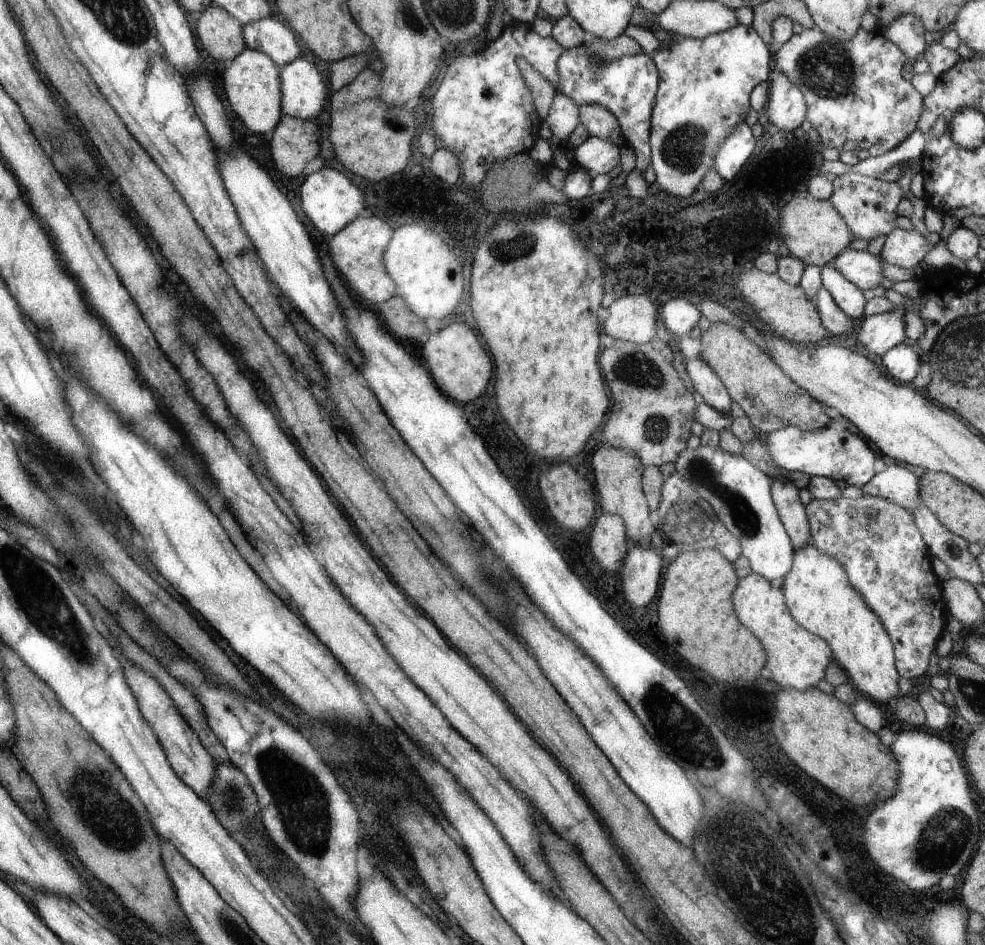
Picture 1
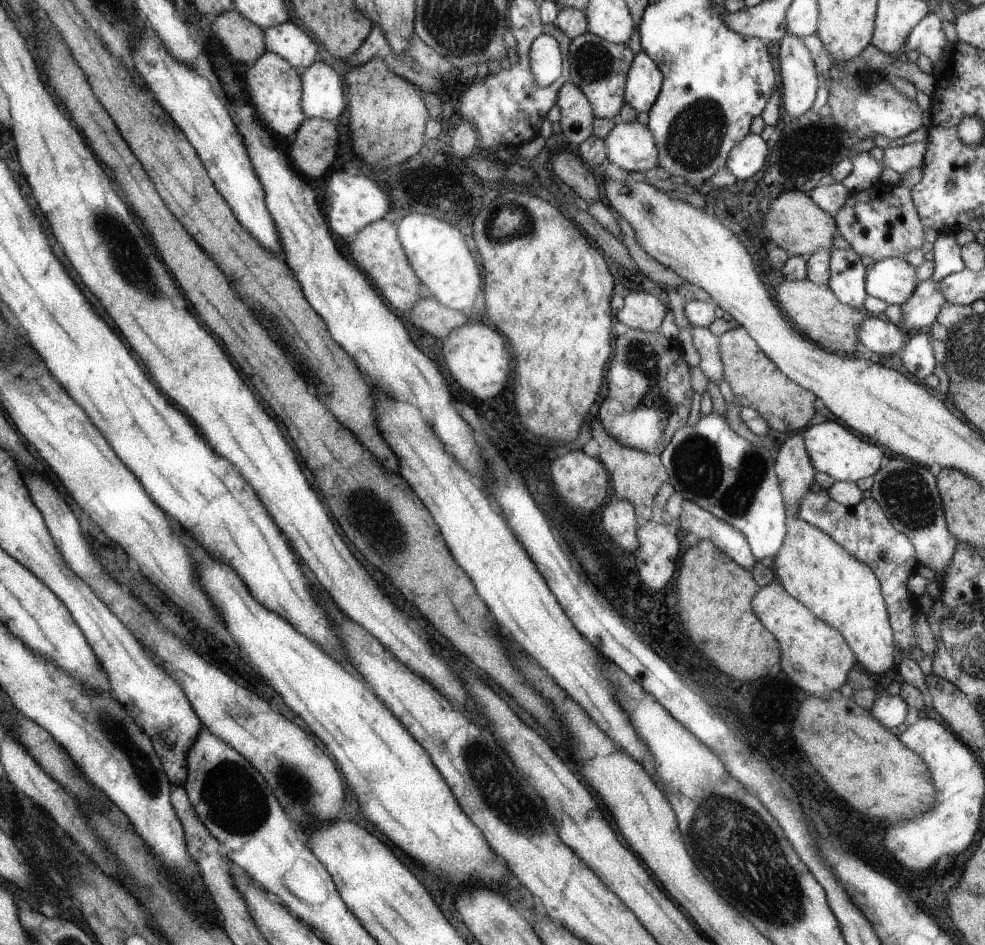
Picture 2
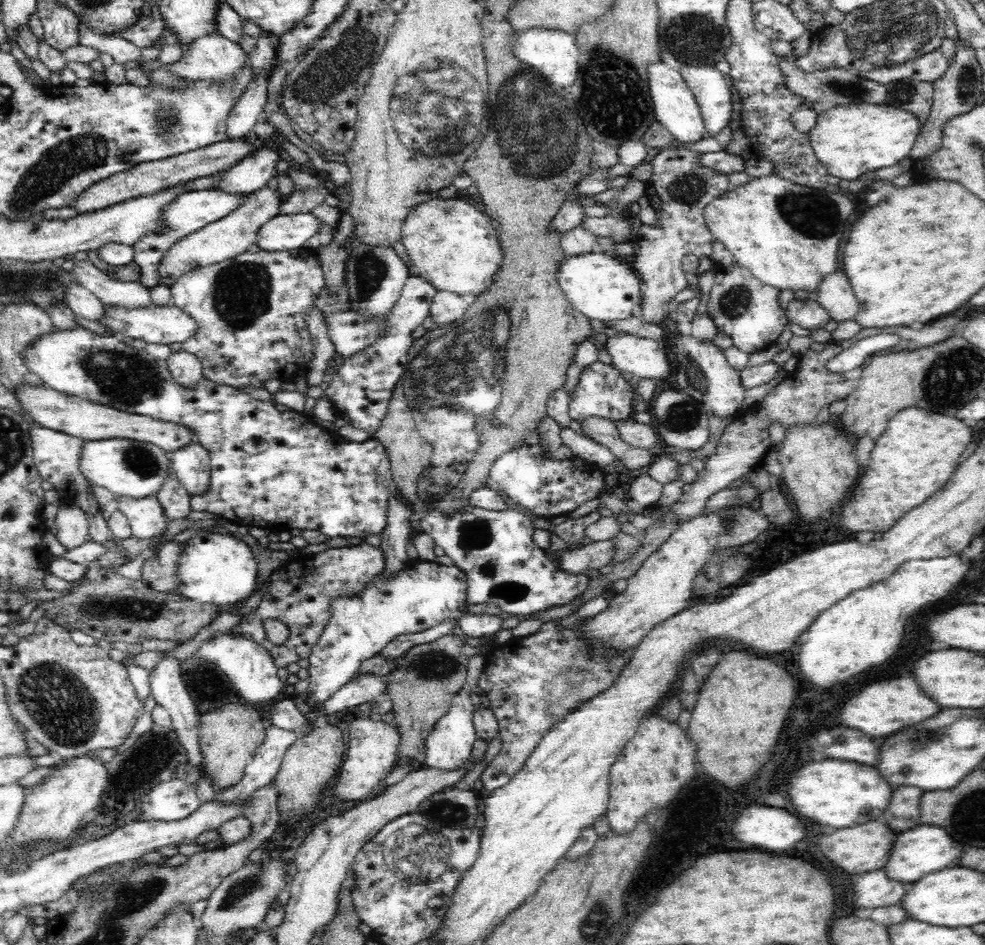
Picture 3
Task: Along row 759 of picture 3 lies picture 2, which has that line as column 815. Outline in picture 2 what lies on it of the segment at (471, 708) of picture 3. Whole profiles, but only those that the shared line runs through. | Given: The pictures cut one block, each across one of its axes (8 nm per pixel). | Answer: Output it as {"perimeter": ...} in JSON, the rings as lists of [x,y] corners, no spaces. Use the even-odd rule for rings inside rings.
{"perimeter":[[[825,420],[814,425],[811,428],[803,429],[805,446],[808,454],[811,455],[812,463],[815,464],[815,470],[824,472],[836,481],[857,482],[860,478],[868,478],[878,472],[880,462],[884,458],[884,452],[880,446],[874,446],[860,436],[857,432],[848,430],[846,425],[840,422]]]}

